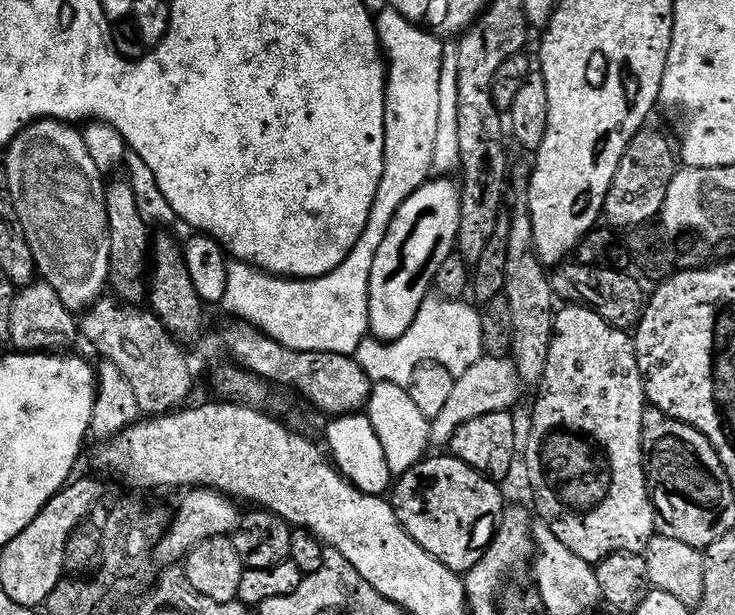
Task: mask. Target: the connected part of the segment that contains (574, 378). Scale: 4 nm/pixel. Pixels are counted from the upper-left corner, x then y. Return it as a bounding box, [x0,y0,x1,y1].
[522,303,658,566]

